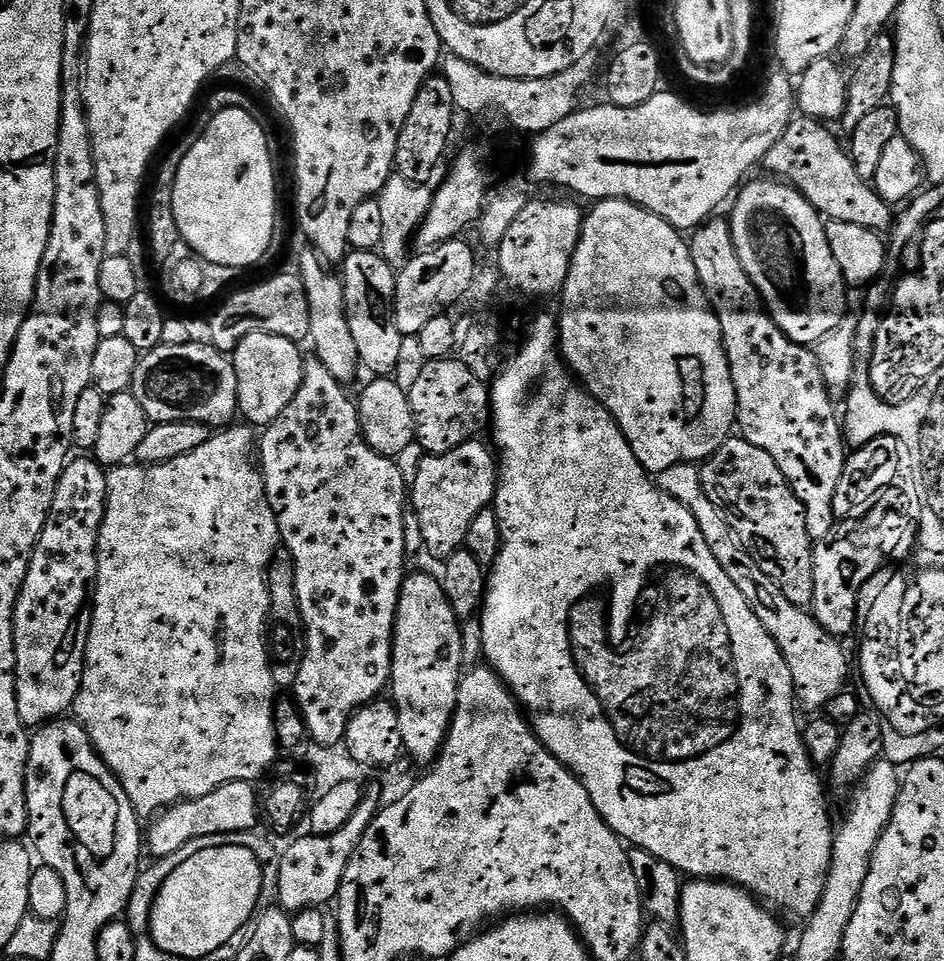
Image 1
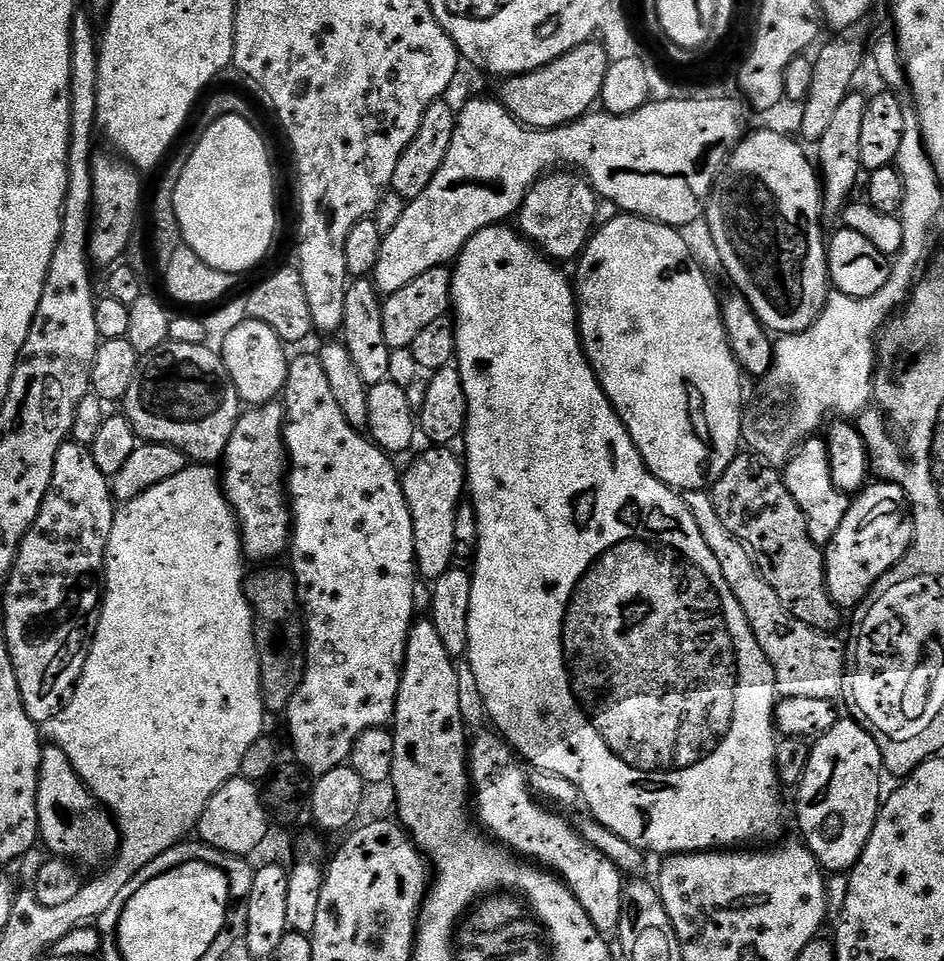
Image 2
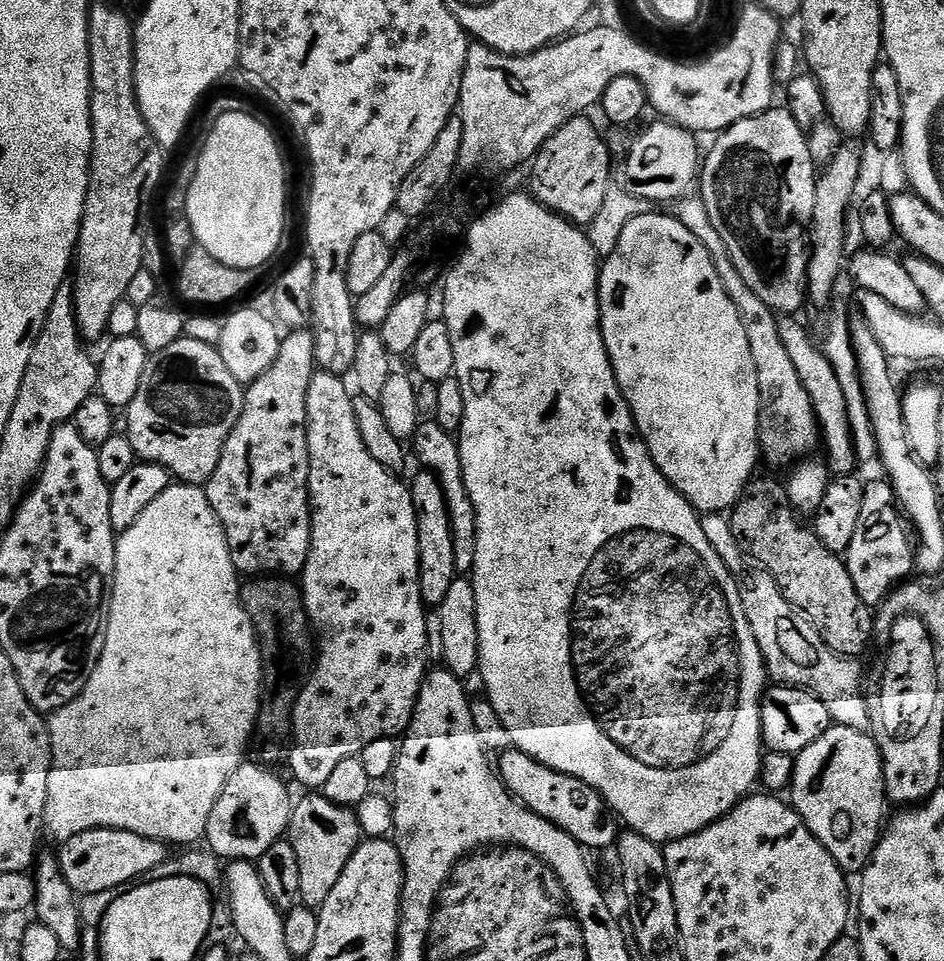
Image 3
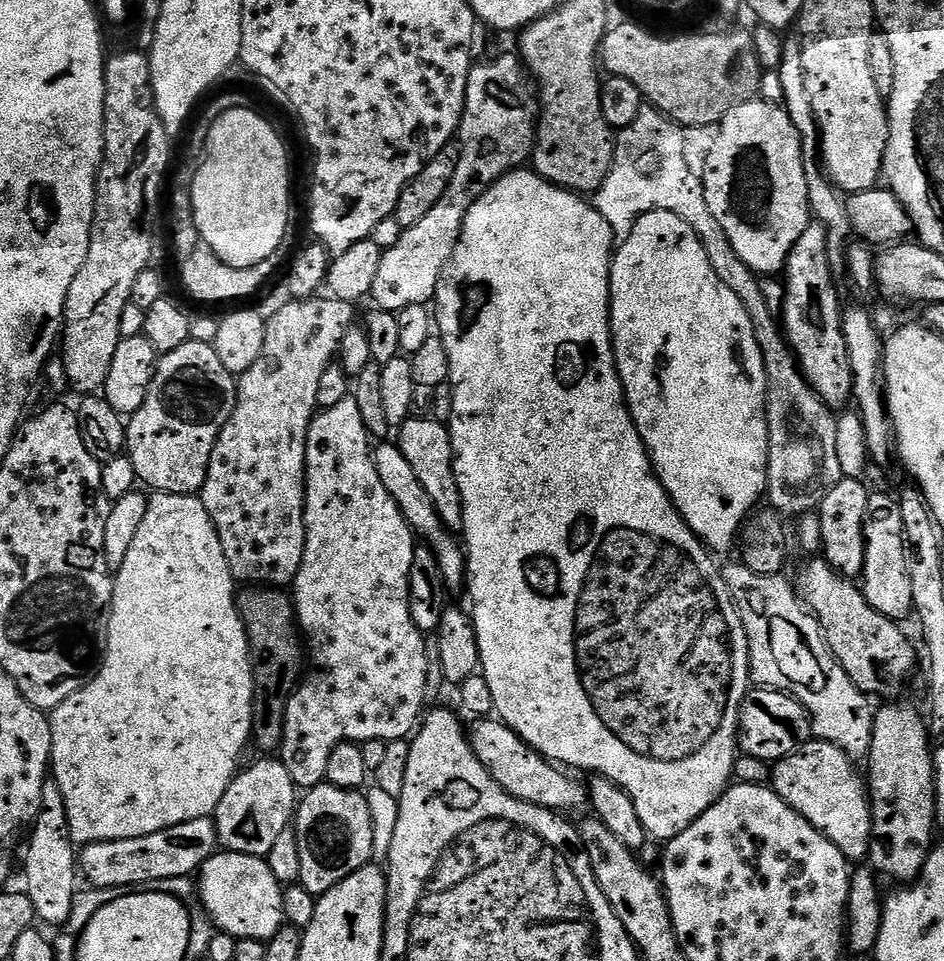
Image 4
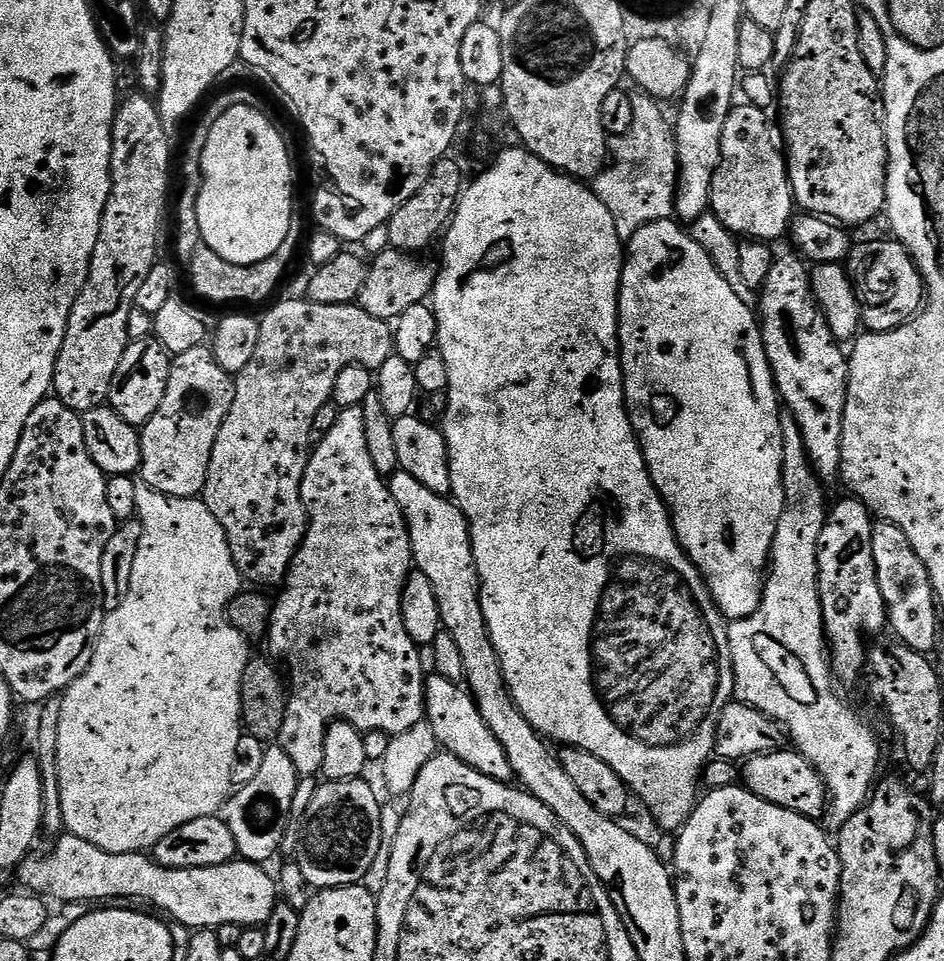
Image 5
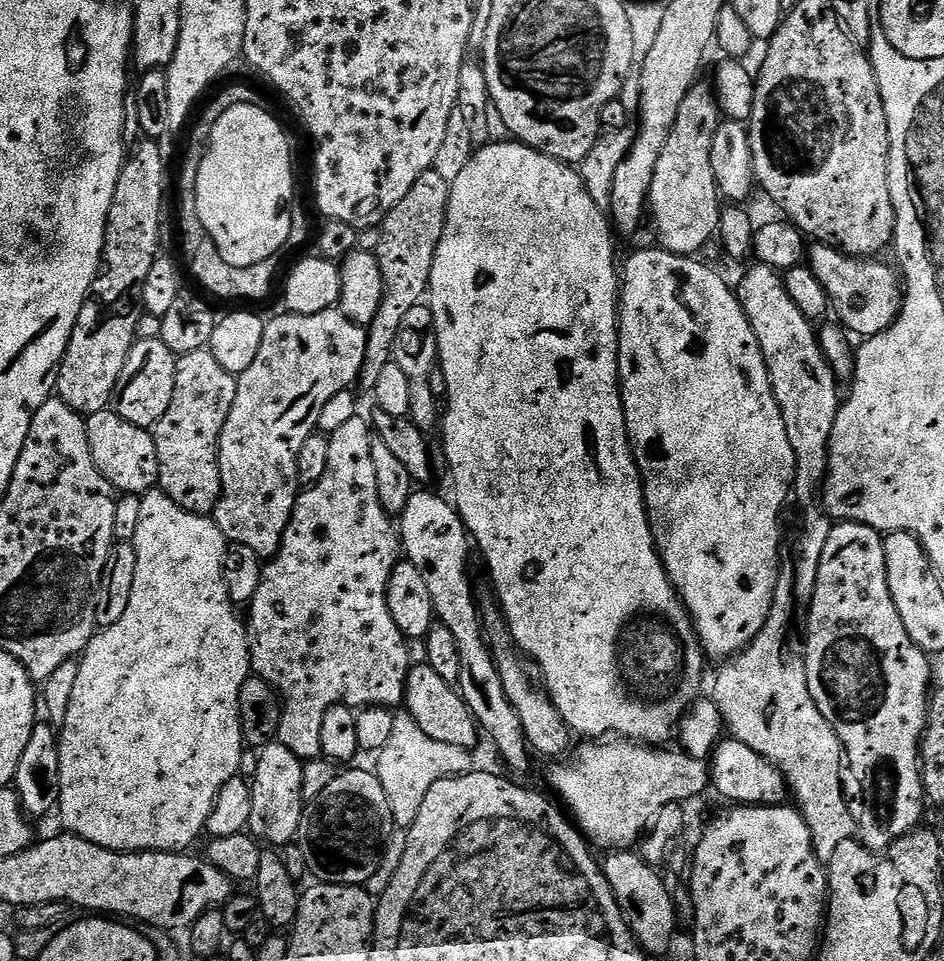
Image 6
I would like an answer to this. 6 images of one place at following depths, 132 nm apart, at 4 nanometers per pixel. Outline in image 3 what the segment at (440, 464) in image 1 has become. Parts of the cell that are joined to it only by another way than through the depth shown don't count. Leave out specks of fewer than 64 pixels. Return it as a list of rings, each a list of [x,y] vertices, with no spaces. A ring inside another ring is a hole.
[[[427,470],[417,471],[417,476],[410,480],[410,491],[414,502],[414,514],[418,518],[418,558],[420,559],[420,597],[425,605],[439,606],[442,598],[446,598],[446,590],[458,578],[454,566],[454,540],[450,538],[450,520],[446,510],[446,502],[438,478]]]

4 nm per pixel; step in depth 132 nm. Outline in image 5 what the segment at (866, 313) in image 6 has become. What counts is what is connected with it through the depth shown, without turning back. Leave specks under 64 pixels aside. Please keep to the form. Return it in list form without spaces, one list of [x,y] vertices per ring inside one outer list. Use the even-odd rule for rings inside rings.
[[[895,238],[888,240],[864,240],[853,243],[851,252],[848,253],[846,267],[848,277],[856,291],[860,303],[859,319],[864,319],[864,328],[869,332],[889,332],[902,326],[907,320],[912,319],[920,311],[926,300],[924,290],[924,277],[920,275],[912,255],[904,249],[904,245]]]

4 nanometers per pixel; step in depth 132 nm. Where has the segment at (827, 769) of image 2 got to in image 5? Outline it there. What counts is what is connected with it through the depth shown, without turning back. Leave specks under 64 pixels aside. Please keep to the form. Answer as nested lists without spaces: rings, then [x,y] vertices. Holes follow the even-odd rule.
[[[795,750],[784,751],[760,752],[743,761],[743,787],[758,794],[758,798],[762,798],[766,802],[774,802],[774,806],[794,810],[794,814],[813,818],[823,817],[829,801],[828,790],[824,787],[824,779],[818,774],[818,770],[814,770],[814,766],[805,756],[801,756]]]

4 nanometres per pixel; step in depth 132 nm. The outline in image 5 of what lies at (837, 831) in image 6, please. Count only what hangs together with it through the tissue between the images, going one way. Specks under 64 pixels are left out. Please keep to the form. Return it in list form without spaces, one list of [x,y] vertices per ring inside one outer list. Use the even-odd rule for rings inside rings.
[[[784,414],[780,417],[780,425],[782,426],[782,486],[784,487],[784,509],[782,510],[782,518],[778,518],[778,530],[774,534],[774,542],[772,543],[772,554],[770,557],[770,567],[766,572],[764,581],[764,597],[760,599],[758,610],[754,610],[754,614],[750,614],[741,620],[733,620],[728,626],[728,637],[730,638],[730,658],[734,666],[734,696],[739,703],[746,706],[754,706],[762,714],[771,716],[773,720],[786,729],[790,740],[793,740],[795,751],[801,756],[805,756],[814,766],[814,770],[818,770],[818,774],[824,779],[824,787],[828,790],[828,803],[826,805],[826,820],[833,824],[833,829],[839,830],[849,820],[853,814],[863,808],[868,802],[872,789],[877,783],[876,767],[880,764],[880,744],[876,741],[876,736],[872,733],[872,728],[836,693],[838,689],[837,681],[832,674],[832,666],[830,663],[829,653],[826,651],[826,637],[824,634],[824,619],[822,618],[822,606],[820,605],[820,575],[818,574],[818,538],[822,534],[822,526],[828,521],[828,510],[830,499],[826,493],[826,485],[818,478],[818,474],[814,470],[814,466],[810,462],[810,458],[806,454],[806,442],[802,440],[802,430],[798,426],[798,422],[791,414]]]

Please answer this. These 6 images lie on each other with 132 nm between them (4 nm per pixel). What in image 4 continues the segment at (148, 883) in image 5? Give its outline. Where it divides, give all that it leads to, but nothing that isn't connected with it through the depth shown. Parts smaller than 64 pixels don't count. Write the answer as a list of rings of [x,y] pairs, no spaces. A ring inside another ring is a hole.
[[[227,850],[217,851],[206,861],[198,871],[198,890],[200,886],[200,900],[204,903],[203,911],[210,917],[213,925],[221,933],[228,933],[237,938],[254,938],[269,941],[279,928],[283,928],[284,919],[284,888],[274,878],[274,870],[270,870],[267,859],[262,856],[251,856],[241,852]]]

